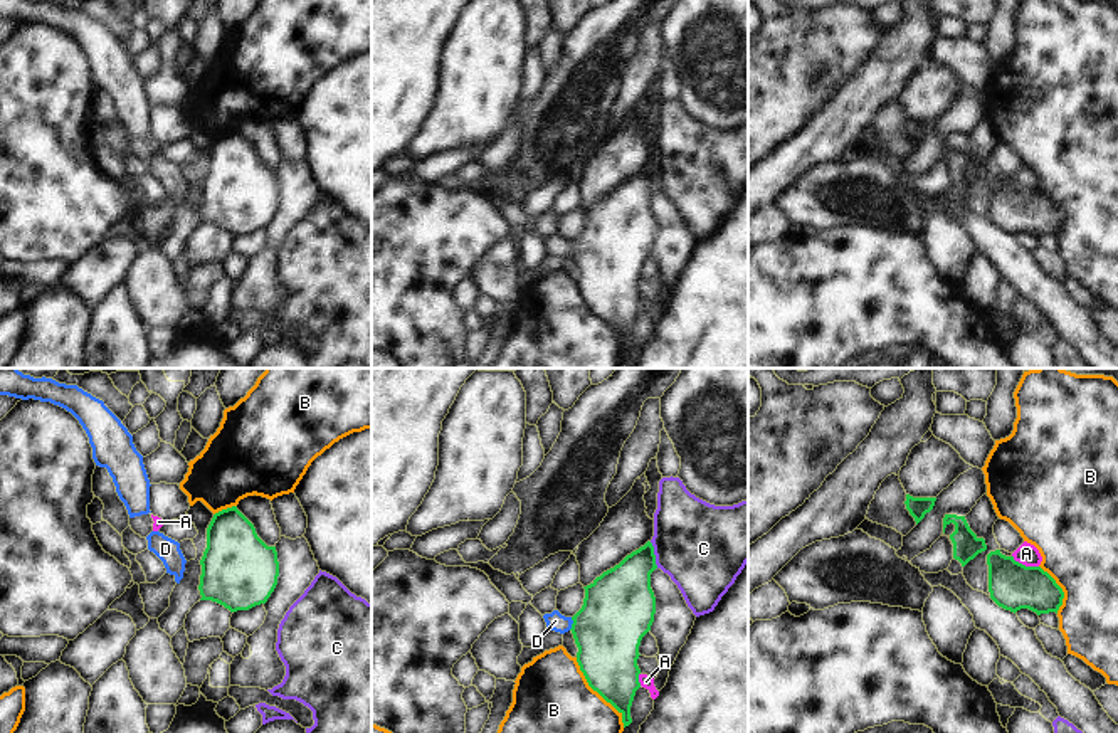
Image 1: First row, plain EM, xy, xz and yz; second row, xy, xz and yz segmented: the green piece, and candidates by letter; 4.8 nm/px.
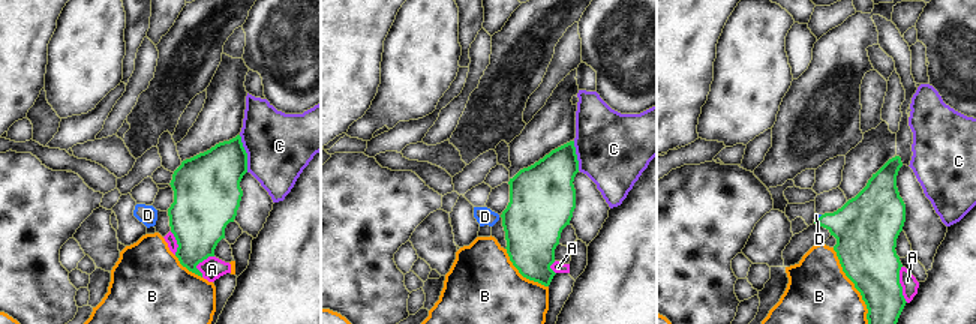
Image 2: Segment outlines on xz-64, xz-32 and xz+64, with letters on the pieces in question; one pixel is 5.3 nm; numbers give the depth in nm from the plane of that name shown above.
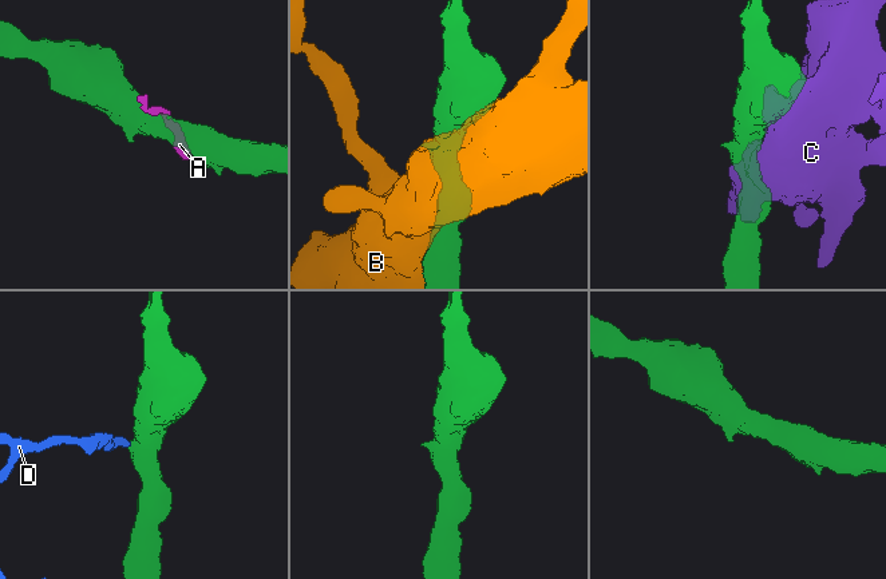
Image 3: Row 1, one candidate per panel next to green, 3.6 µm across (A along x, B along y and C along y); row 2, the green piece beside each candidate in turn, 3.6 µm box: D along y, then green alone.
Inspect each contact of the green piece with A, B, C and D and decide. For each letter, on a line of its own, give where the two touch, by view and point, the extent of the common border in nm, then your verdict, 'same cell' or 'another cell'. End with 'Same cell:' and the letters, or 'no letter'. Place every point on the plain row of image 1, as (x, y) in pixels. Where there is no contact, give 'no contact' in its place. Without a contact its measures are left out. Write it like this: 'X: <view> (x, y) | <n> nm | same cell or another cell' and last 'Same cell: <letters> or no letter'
A: yz (1024, 189) | 140 nm | another cell
B: xz (597, 315) | 400 nm | another cell
C: xz (654, 179) | 130 nm | another cell
D: xz (572, 247) | 70 nm | same cell
Same cell: D

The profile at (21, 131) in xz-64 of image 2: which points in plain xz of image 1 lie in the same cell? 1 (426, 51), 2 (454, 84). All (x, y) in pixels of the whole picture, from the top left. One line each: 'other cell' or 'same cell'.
1: other cell
2: same cell

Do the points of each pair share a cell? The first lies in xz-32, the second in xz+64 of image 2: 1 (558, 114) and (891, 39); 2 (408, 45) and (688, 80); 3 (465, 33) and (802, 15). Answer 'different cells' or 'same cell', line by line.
1: different cells
2: different cells
3: same cell

